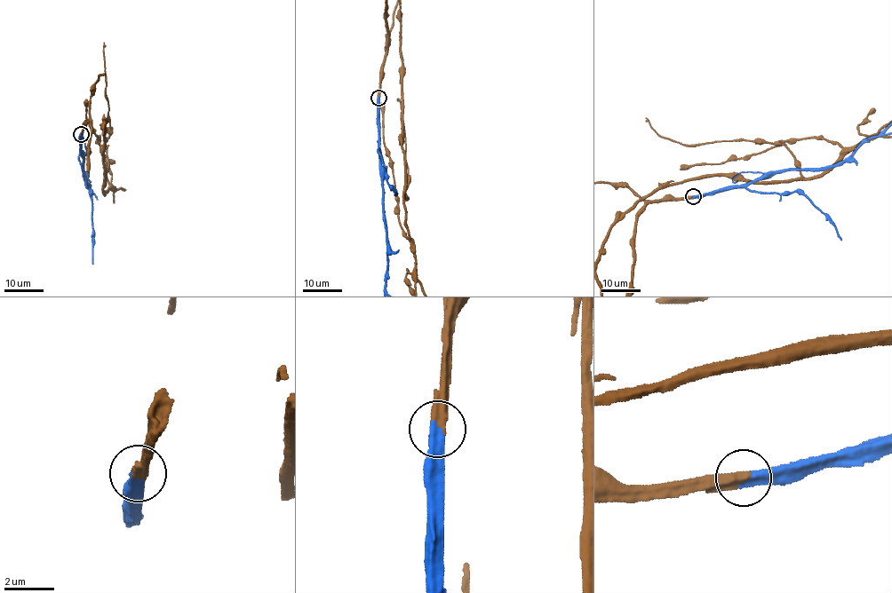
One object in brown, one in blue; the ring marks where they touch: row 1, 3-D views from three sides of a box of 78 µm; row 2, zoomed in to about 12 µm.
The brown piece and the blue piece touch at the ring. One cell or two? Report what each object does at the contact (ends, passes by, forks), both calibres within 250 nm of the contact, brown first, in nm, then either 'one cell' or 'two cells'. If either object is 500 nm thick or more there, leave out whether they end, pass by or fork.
brown ends; blue ends; calibres 440 and 480 nm; one cell

